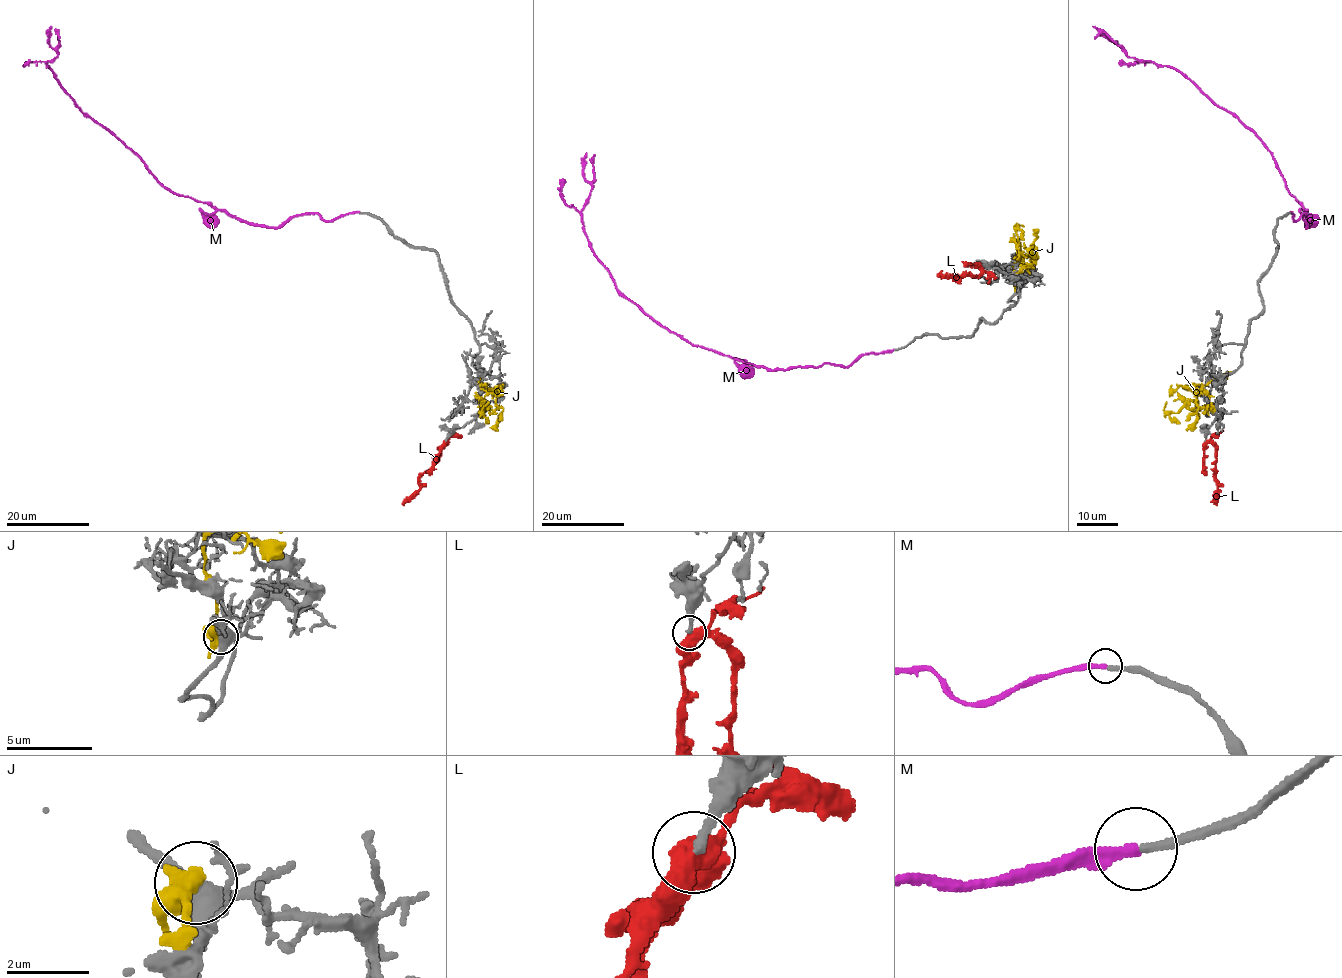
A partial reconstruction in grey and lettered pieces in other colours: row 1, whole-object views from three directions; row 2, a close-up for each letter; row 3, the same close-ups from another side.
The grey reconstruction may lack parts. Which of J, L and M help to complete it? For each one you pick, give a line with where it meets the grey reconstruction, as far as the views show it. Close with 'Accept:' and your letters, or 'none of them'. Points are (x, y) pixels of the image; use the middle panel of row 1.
M: Touches grey at (894, 350)
Accept: M

